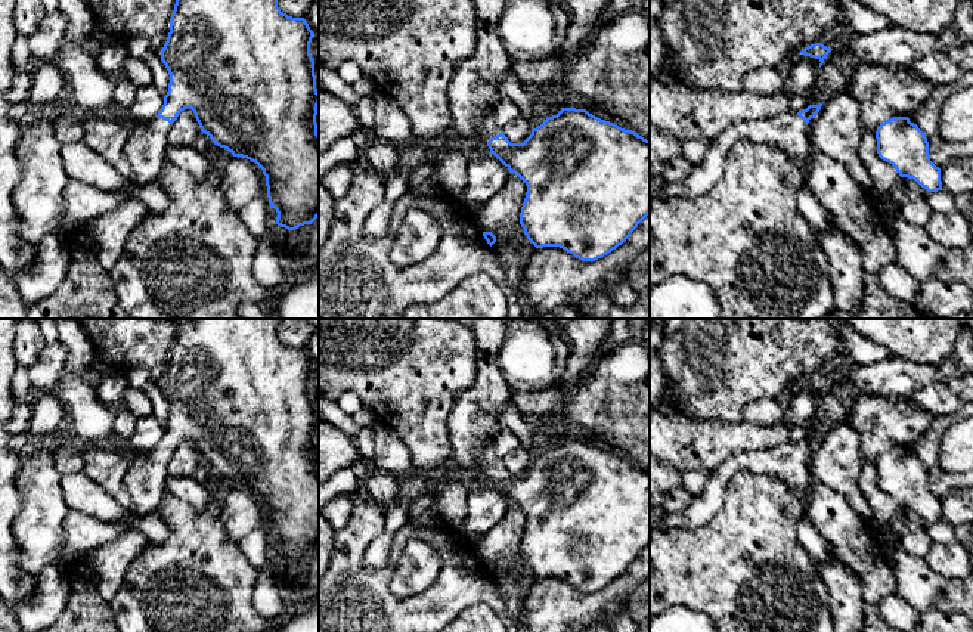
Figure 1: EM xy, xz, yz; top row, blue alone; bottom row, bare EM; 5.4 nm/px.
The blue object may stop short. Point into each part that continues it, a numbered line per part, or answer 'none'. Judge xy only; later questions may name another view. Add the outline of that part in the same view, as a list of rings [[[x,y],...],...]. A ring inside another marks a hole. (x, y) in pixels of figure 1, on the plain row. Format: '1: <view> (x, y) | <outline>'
1: xy (145, 480) | [[[158,446],[128,455],[130,462],[124,484],[131,498],[134,515],[152,514],[167,492],[165,484],[171,455]]]

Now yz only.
1: yz (789, 464) | [[[797,443],[763,450],[743,450],[734,453],[712,471],[703,492],[692,496],[690,505],[682,512],[666,512],[661,521],[650,529],[650,535],[678,529],[698,529],[707,524],[719,512],[729,480],[741,470],[778,478],[806,506],[814,483],[809,453],[803,452]]]

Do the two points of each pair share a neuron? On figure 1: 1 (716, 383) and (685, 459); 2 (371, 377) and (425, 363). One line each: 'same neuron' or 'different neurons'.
1: different neurons
2: same neuron

